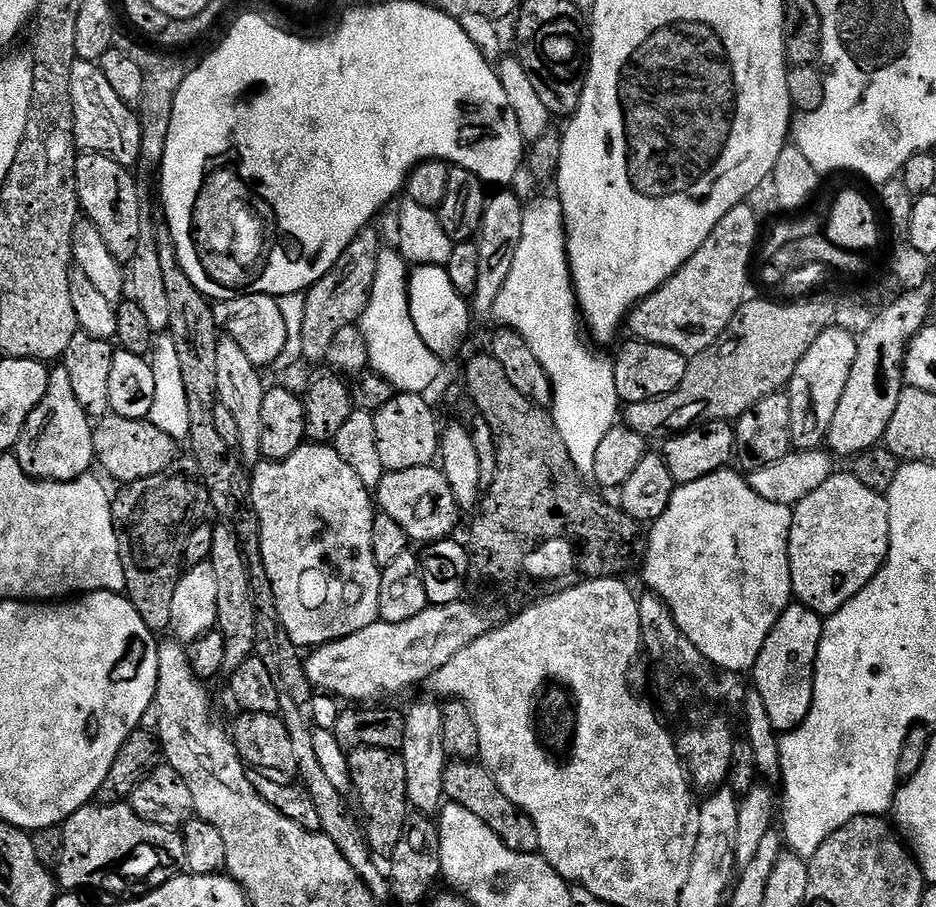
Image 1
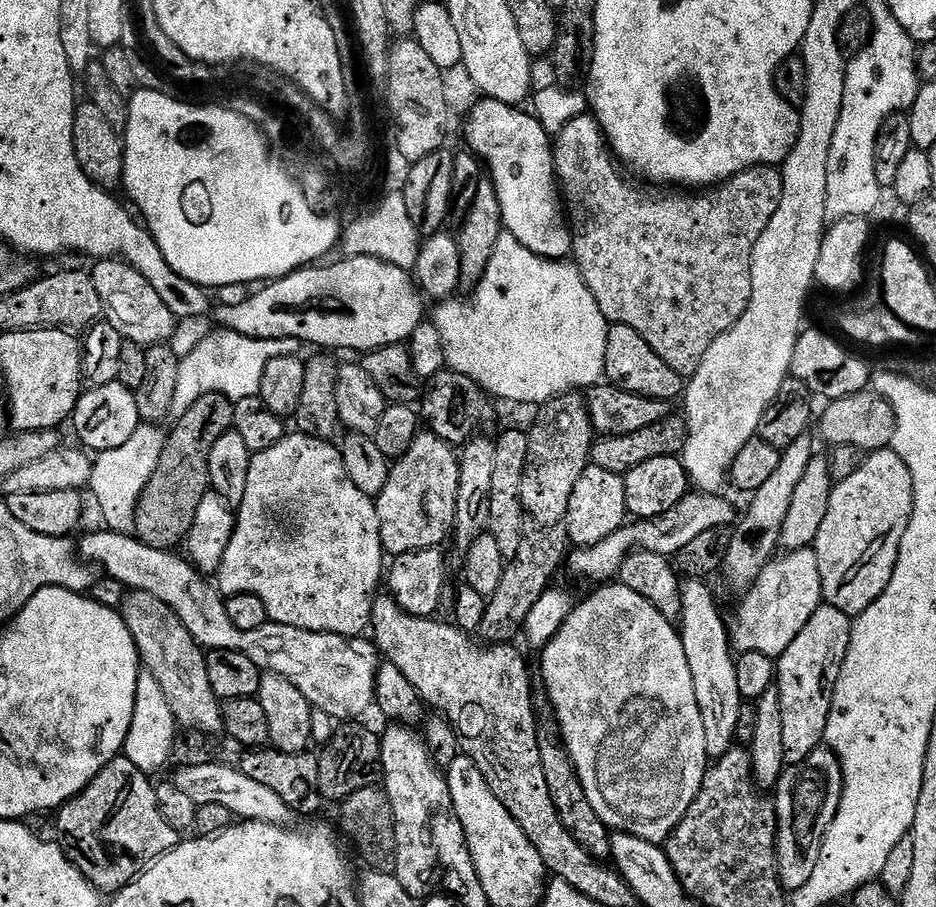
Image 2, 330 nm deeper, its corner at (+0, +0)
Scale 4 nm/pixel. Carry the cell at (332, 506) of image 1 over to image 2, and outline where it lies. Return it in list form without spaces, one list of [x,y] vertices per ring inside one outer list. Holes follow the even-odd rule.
[[[285,434],[282,442],[270,446],[270,450],[262,450],[253,455],[250,462],[250,474],[246,477],[246,494],[235,509],[236,525],[232,531],[230,546],[226,546],[226,554],[222,554],[220,568],[214,573],[215,583],[220,589],[220,595],[225,598],[234,594],[254,594],[262,598],[262,606],[266,606],[266,614],[273,624],[298,626],[302,630],[311,632],[329,632],[353,638],[363,637],[369,631],[372,622],[372,607],[381,591],[382,577],[386,572],[386,553],[382,546],[375,499],[362,494],[362,490],[358,490],[358,486],[350,482],[350,474],[346,474],[343,451],[339,447],[335,448],[335,443],[301,434],[293,435]]]

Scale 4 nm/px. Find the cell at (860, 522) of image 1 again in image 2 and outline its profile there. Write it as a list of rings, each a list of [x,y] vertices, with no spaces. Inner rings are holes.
[[[891,447],[882,448],[879,452],[867,453],[862,463],[858,466],[858,470],[854,470],[854,474],[850,474],[850,478],[839,481],[833,487],[830,494],[830,510],[826,510],[826,518],[822,521],[822,526],[818,530],[818,538],[814,545],[814,551],[818,558],[818,574],[822,582],[823,603],[834,606],[846,613],[847,616],[855,618],[866,611],[880,597],[882,590],[886,590],[886,586],[897,575],[898,550],[902,546],[902,534],[906,534],[906,526],[910,526],[910,514],[913,506],[914,482],[910,482],[910,470],[906,470],[906,462],[902,462],[902,458],[898,458],[898,454],[894,454]]]

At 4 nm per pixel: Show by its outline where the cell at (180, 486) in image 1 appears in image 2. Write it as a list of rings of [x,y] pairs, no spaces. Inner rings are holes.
[[[217,392],[202,394],[202,398],[175,421],[172,432],[170,428],[167,433],[158,466],[150,482],[146,482],[146,490],[142,490],[136,507],[136,539],[146,546],[169,550],[187,541],[190,526],[194,526],[194,514],[198,514],[198,506],[210,490],[210,449],[222,434],[233,431],[233,422],[233,401]]]

